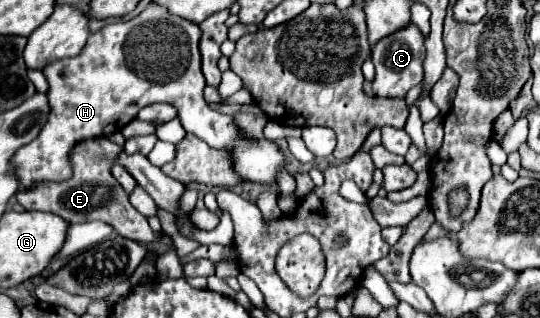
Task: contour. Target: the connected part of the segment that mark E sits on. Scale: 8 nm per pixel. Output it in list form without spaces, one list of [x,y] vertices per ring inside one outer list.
[[[106,136],[92,138],[92,140],[82,140],[78,142],[72,152],[70,152],[70,164],[72,164],[72,178],[66,182],[38,182],[30,190],[22,190],[16,194],[16,200],[24,206],[24,210],[42,210],[42,212],[52,212],[68,220],[70,224],[74,222],[90,222],[90,220],[102,220],[114,230],[130,240],[136,242],[156,242],[162,238],[162,234],[156,234],[150,226],[148,220],[130,206],[126,190],[118,186],[116,178],[110,174],[110,168],[118,160],[122,148],[114,142],[110,142]]]

